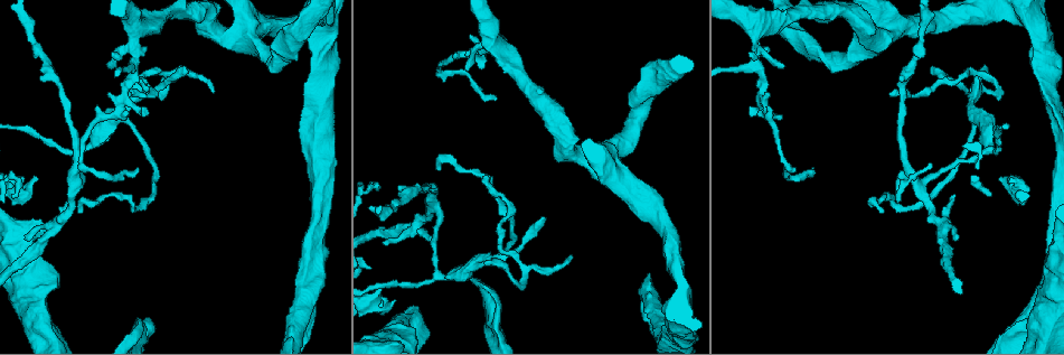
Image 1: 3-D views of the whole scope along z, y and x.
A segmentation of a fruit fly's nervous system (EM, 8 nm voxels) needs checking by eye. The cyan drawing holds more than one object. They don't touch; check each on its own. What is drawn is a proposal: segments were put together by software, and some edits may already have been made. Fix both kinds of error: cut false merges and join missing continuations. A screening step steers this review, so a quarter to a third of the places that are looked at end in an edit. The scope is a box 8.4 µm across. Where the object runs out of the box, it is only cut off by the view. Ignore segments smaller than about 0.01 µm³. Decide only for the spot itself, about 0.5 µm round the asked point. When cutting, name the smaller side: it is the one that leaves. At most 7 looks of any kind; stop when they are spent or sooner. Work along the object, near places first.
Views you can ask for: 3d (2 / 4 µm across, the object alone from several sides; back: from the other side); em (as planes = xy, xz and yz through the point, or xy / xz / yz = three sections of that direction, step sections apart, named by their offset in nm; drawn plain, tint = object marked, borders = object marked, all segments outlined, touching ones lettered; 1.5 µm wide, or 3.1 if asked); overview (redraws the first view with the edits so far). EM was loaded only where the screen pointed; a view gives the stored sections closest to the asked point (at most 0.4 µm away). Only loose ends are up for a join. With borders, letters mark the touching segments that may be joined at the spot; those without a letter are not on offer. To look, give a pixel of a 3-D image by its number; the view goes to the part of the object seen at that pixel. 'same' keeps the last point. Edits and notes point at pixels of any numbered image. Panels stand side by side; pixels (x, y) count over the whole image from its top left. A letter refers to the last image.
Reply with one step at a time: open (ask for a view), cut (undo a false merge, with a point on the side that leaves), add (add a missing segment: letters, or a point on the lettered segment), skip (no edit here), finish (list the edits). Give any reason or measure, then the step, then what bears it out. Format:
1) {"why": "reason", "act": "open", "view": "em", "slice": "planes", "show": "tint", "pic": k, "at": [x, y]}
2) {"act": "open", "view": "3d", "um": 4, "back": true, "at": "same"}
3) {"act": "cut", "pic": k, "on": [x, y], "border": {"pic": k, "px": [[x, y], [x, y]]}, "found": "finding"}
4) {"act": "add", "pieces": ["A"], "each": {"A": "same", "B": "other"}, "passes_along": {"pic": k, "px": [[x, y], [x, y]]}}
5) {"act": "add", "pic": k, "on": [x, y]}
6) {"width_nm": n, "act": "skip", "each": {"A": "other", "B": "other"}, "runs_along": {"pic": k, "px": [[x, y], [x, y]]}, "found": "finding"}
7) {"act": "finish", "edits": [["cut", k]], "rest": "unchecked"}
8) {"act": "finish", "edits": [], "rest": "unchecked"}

{"why": "branch stops here", "act": "open", "view": "em", "slice": "xz", "step": 4, "show": "borders", "pic": 1, "at": [22, 176]}

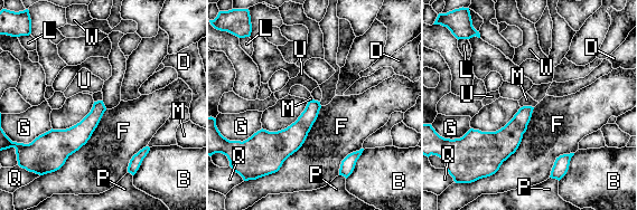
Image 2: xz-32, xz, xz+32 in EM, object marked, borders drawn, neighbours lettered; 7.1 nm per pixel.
{"act": "skip", "each": {"B": "other", "D": "other", "F": "other", "G": "other", "L": "other", "M": "other", "P": "other", "Q": "other", "U": "other", "W": "other"}, "border": {"pic": 2, "px": [[102, 99], [94, 102]]}, "found": "no lettered segment goes on from it"}

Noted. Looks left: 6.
{"act": "open", "view": "em", "slice": "xz", "step": 4, "show": "tint", "pic": 1, "at": [134, 63]}

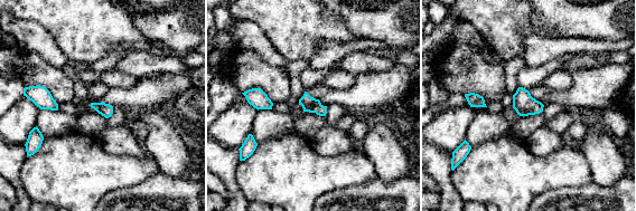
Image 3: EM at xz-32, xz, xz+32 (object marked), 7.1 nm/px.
{"why": "cut it another way", "act": "open", "view": "em", "slice": "planes", "show": "borders", "at": "same"}

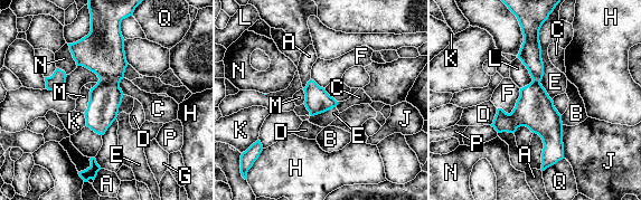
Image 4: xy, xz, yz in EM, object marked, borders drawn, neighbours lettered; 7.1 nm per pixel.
{"longest_contact_nm": ["E", 550], "act": "skip", "each": {"A": "other", "B": "other", "C": "other", "D": "other", "E": "other", "F": "other", "G": "other", "H": "other", "J": "other", "K": "other", "L": "other", "M": "other", "N": "other", "P": "other", "Q": "other"}, "found": "continuous, no second neuron"}

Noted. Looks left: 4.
{"why": "tapers out", "act": "open", "view": "em", "slice": "planes", "show": "borders", "pic": 1, "at": [212, 90]}

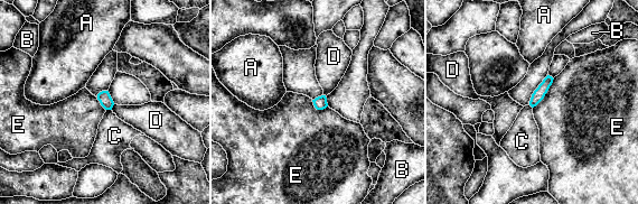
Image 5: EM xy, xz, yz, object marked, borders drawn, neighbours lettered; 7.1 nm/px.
{"longest_contact_nm": ["E", 260], "act": "skip", "each": {"A": "other", "B": "other", "C": "other", "D": "other", "E": "other"}, "border": {"pic": 5, "px": [[554, 79], [545, 95], [533, 108]]}, "found": "none of them fits"}

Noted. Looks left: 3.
{"act": "finish", "edits": [], "rest": "unchecked"}

